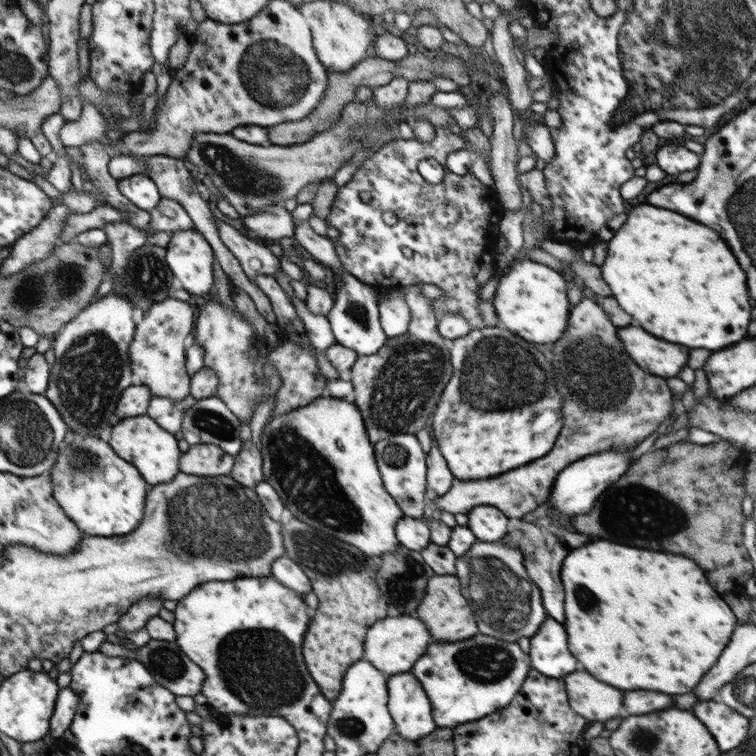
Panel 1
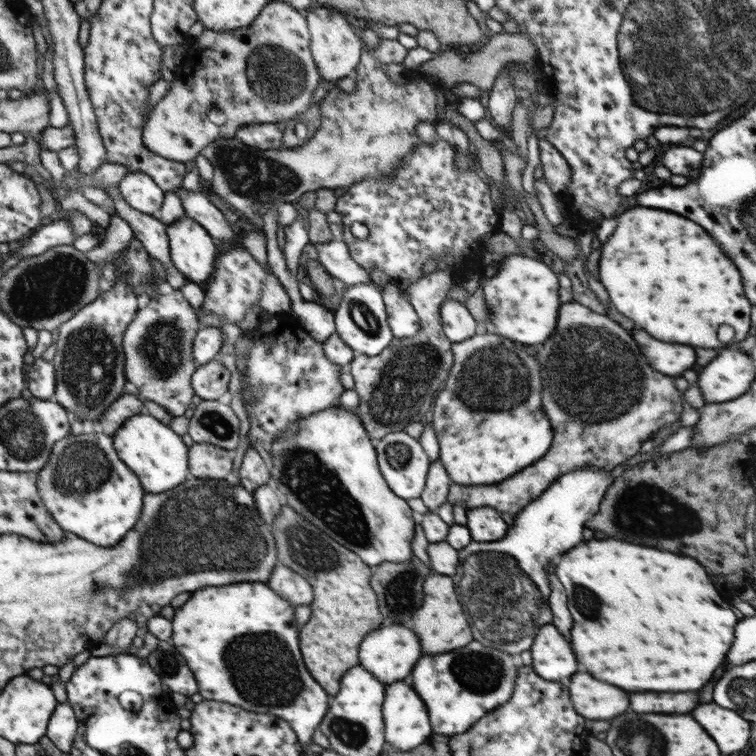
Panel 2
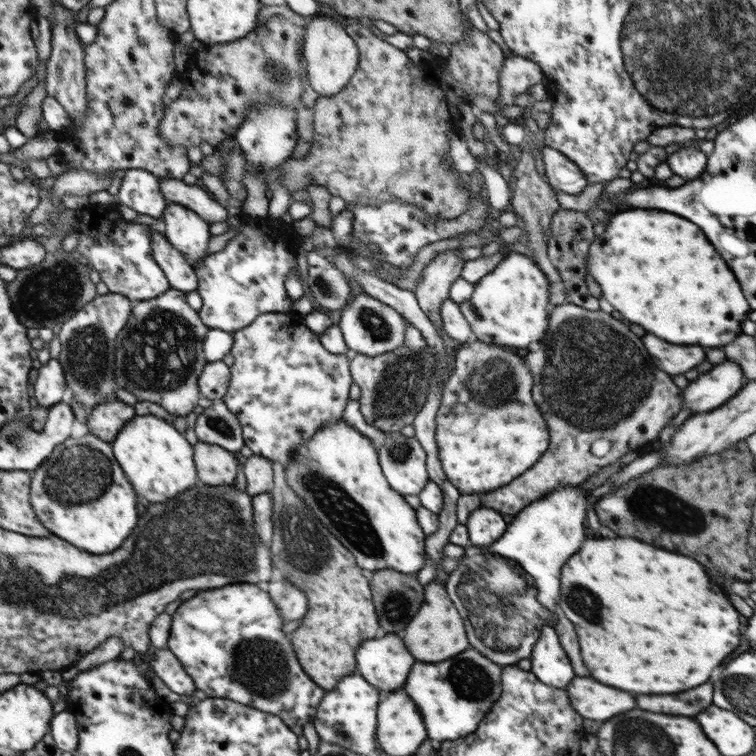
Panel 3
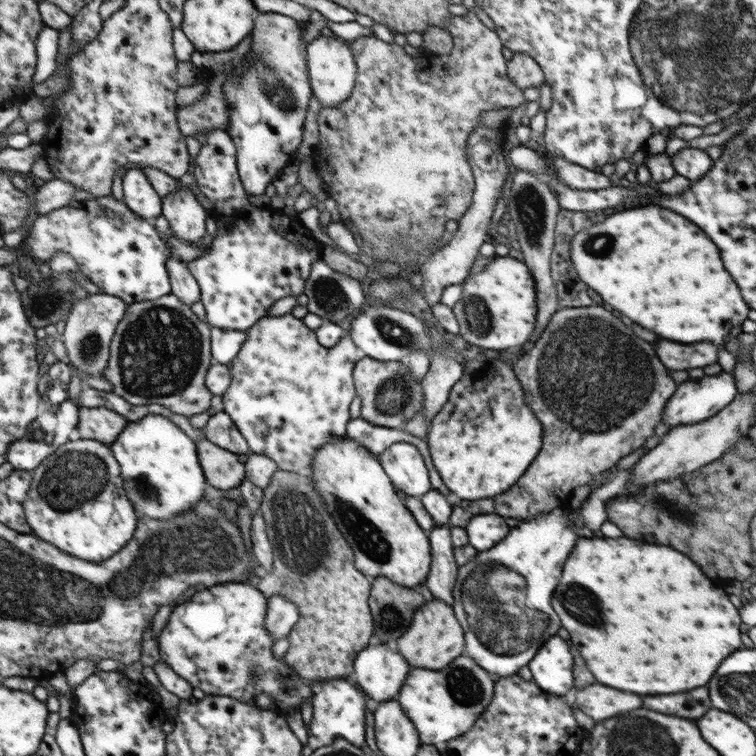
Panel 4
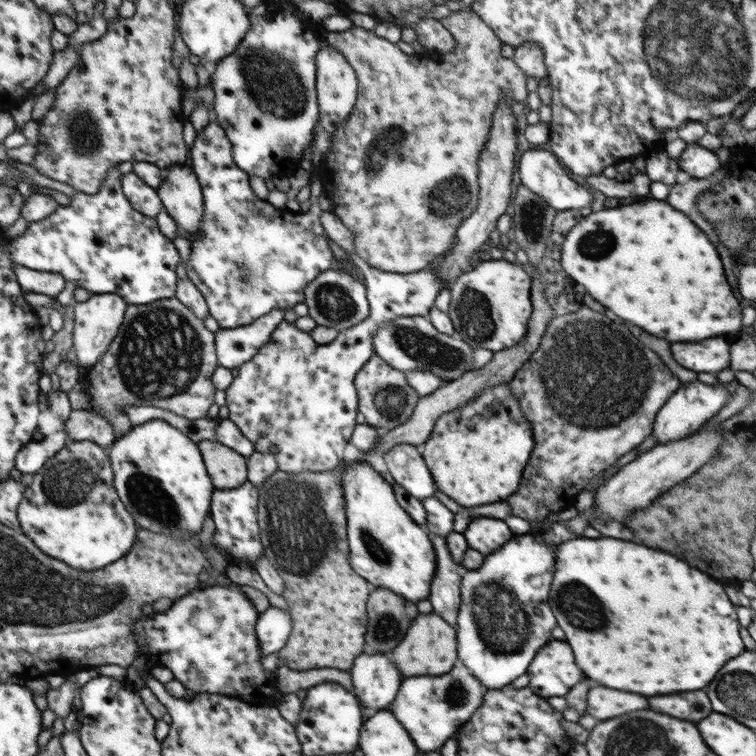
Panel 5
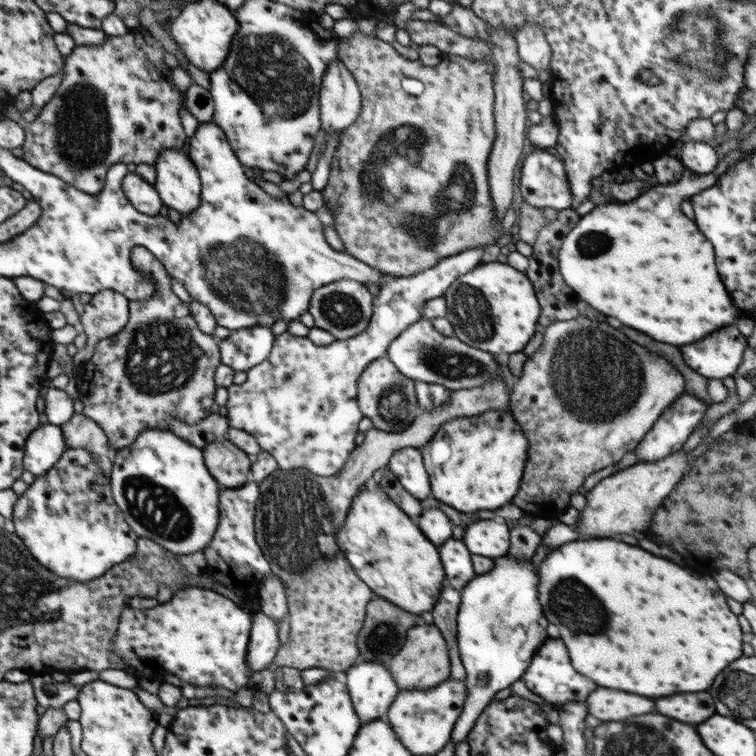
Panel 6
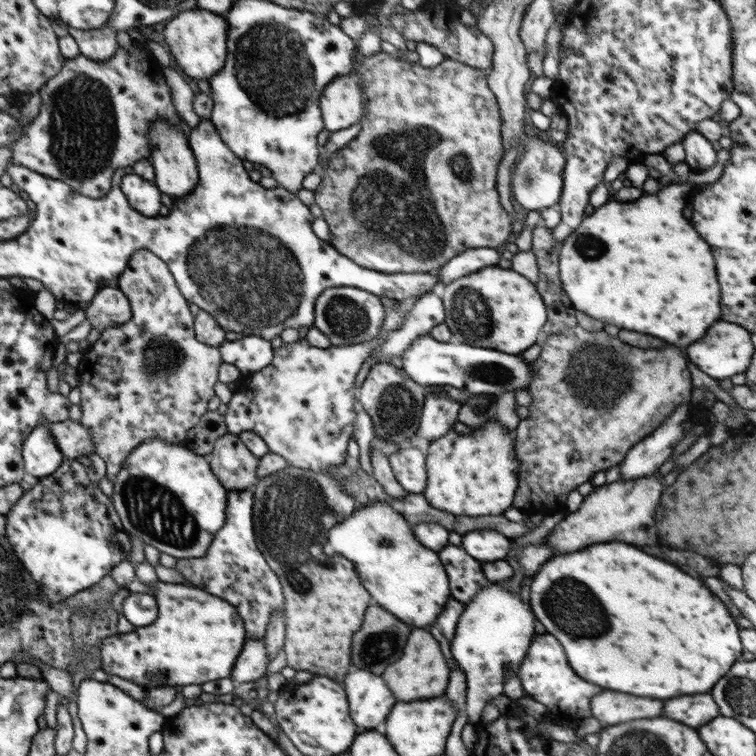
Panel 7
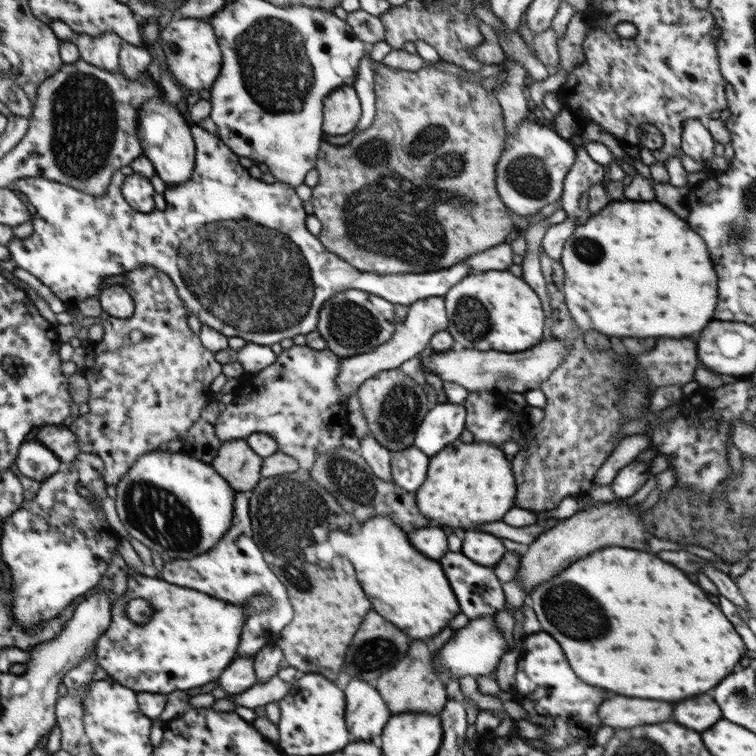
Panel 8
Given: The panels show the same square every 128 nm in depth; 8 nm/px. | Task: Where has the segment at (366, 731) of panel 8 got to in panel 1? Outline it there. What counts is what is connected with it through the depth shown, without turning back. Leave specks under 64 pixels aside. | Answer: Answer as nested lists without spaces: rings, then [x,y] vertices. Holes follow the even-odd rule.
[[[416,614],[392,616],[392,618],[378,620],[372,624],[372,628],[368,628],[366,644],[364,644],[364,658],[387,676],[408,672],[413,668],[414,663],[426,653],[433,641],[434,638],[428,631],[428,625]]]

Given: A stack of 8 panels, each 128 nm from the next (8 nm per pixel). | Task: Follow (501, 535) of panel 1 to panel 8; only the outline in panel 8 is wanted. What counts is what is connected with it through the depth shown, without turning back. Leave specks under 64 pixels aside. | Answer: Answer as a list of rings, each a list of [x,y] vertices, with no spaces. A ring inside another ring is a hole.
[[[466,532],[462,540],[462,552],[478,564],[494,567],[504,556],[506,547],[500,538],[486,532]]]

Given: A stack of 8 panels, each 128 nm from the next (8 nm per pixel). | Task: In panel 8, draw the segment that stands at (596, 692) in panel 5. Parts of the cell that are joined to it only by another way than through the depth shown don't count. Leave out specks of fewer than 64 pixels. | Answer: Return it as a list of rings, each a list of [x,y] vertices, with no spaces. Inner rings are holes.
[[[614,696],[598,706],[602,724],[612,728],[632,728],[640,724],[656,724],[672,718],[672,704],[656,700],[640,700],[628,696]]]

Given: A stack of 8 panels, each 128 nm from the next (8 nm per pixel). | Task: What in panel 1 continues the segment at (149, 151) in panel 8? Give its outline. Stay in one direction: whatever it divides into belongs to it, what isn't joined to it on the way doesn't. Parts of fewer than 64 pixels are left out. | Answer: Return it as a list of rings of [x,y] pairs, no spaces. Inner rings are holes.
[[[180,230],[173,234],[165,254],[172,274],[192,296],[204,296],[214,284],[212,248],[196,230]]]

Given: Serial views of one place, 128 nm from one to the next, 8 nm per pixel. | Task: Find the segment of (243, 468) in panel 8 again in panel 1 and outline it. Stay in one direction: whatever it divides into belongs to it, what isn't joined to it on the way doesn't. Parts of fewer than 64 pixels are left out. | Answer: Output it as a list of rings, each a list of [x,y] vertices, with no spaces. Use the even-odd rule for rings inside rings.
[[[194,444],[182,456],[182,470],[194,476],[226,476],[235,457],[215,444]]]

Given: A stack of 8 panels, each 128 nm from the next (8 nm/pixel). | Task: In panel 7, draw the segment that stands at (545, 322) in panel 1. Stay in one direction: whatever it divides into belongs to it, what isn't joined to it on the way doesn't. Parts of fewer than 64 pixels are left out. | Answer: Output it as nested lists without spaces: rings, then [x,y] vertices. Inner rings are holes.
[[[499,265],[486,266],[478,272],[468,273],[453,280],[441,288],[439,295],[445,308],[445,323],[454,342],[520,355],[533,344],[540,342],[543,336],[542,327],[547,321],[544,300],[532,281],[512,269],[504,269]]]

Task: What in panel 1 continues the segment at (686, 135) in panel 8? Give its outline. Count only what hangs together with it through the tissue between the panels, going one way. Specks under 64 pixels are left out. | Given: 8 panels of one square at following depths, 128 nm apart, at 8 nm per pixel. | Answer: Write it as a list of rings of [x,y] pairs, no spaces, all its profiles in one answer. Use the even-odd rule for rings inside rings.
[[[667,143],[656,150],[656,164],[666,174],[680,174],[684,170],[699,167],[700,156],[684,146]]]

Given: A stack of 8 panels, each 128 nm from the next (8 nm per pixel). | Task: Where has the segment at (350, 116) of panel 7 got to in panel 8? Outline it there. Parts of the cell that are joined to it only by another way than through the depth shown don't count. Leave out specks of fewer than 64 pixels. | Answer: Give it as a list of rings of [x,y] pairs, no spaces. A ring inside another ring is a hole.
[[[354,86],[334,89],[323,98],[323,130],[325,135],[346,135],[358,124],[361,106]]]

